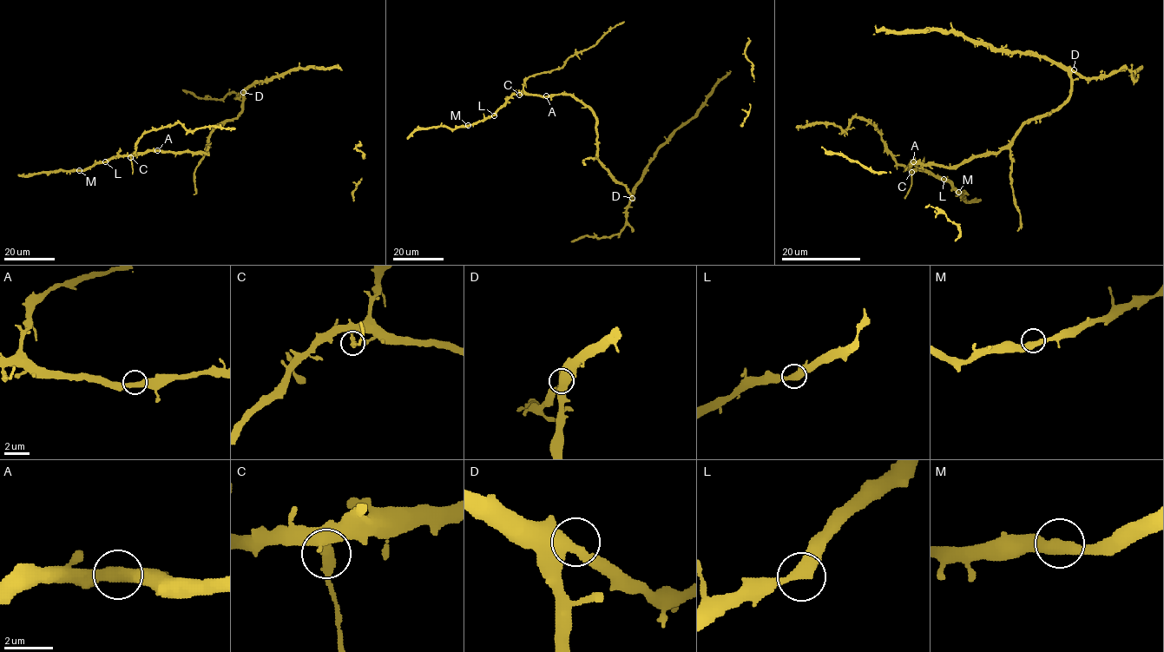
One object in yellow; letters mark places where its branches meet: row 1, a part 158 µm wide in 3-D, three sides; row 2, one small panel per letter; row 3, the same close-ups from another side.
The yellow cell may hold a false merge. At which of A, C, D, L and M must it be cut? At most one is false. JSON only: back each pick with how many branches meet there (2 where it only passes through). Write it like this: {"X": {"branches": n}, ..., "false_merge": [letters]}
{"C": {"branches": 2}, "false_merge": ["C"]}

